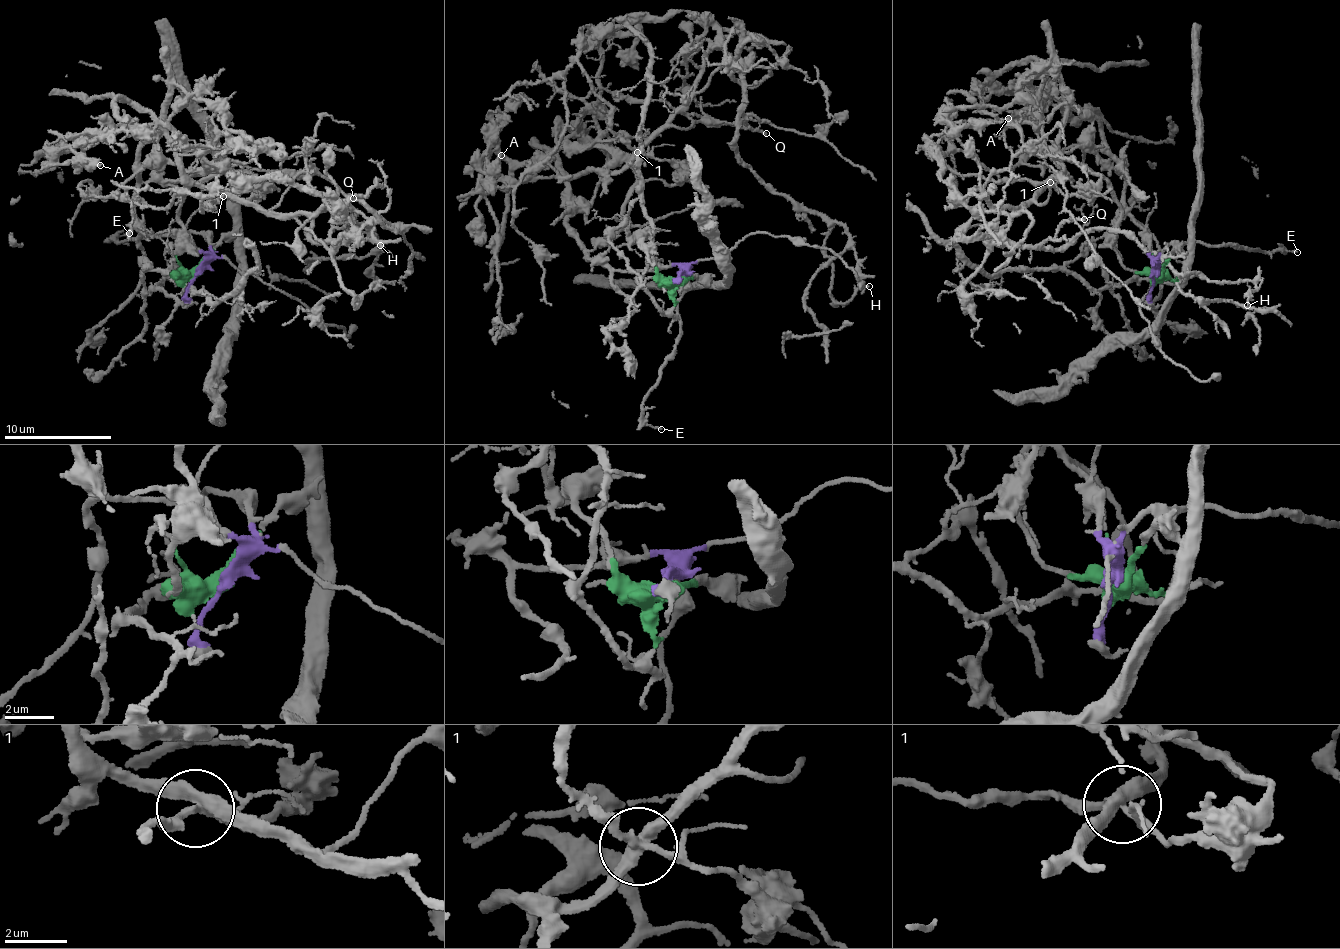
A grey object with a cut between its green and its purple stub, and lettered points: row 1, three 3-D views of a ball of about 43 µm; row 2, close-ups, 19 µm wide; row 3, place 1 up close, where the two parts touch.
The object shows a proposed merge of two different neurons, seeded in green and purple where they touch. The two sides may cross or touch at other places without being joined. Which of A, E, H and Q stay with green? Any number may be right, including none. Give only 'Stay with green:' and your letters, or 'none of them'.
Stay with green: A, H, Q

